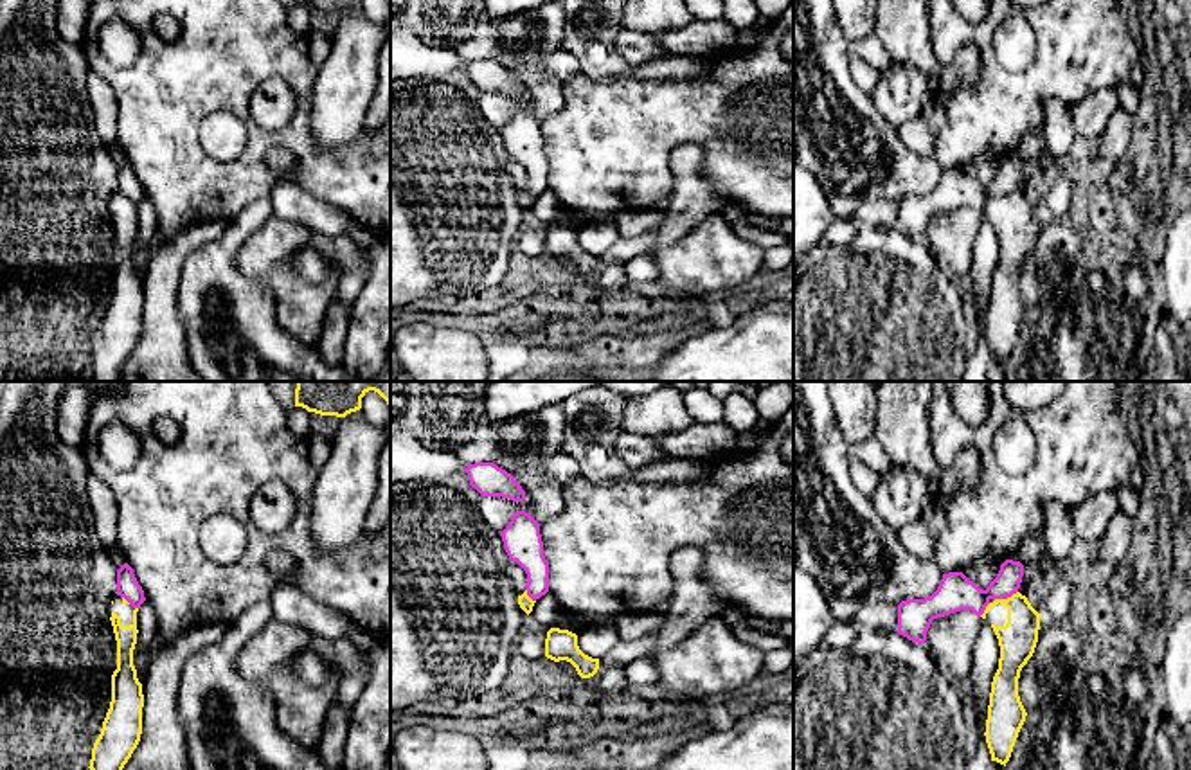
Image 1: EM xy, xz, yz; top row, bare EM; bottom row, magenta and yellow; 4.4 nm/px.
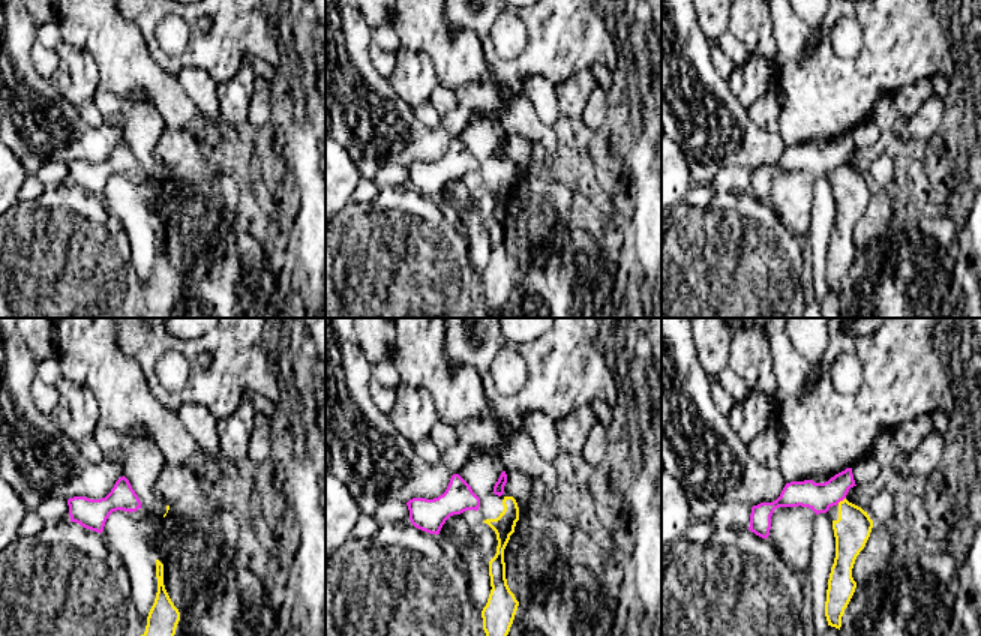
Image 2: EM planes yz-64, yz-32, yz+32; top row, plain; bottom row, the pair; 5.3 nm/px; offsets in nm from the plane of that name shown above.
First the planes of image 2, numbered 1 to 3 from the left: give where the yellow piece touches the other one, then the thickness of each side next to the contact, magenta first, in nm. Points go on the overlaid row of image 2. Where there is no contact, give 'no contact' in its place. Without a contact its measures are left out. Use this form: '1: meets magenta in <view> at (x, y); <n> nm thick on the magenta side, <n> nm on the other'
1: no contact
2: no contact
3: meets magenta in yz+32 at (840, 500); 160 nm thick on the magenta side, 200 nm on the other

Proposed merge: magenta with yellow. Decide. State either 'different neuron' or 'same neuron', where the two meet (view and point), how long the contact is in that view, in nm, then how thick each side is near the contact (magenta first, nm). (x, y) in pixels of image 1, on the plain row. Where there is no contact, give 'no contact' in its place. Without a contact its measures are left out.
different neuron; meets magenta in yz at (1004, 195); contact 120 nm long; 170 nm thick on the magenta side, 170 nm on the other

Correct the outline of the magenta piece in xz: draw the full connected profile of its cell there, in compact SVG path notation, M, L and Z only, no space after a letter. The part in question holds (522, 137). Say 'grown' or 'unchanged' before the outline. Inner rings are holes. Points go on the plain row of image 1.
unchanged; M516 108L500 130L504 146L527 171L527 192L536 198L549 189L549 160L543 153L540 121L525 108Z

